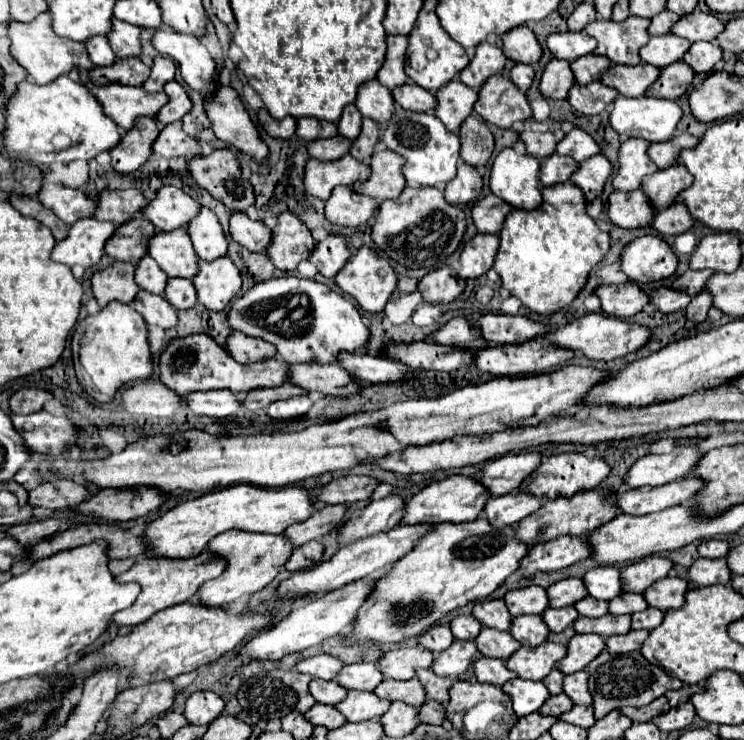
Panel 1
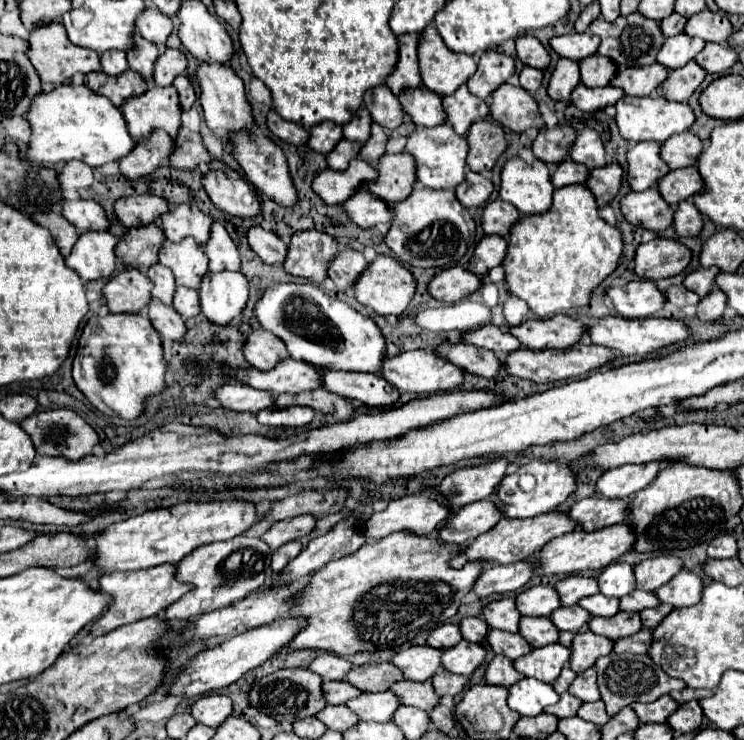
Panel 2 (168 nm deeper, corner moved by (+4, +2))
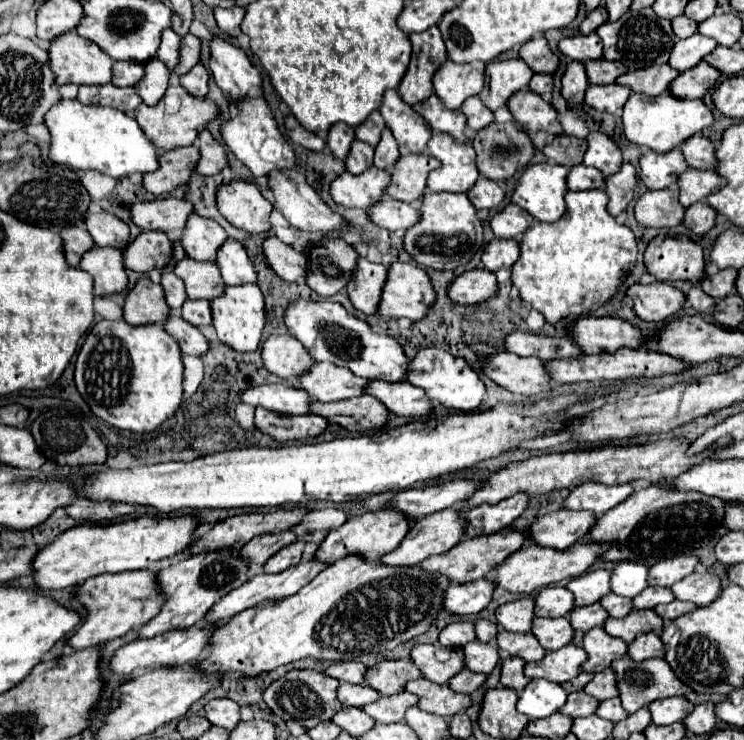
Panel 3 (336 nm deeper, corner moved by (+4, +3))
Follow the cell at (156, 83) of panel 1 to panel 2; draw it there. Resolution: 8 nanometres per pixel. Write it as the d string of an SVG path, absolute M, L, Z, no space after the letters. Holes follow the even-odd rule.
M165 49L157 61L155 61L155 71L153 71L153 83L159 87L171 85L177 75L181 75L187 67L187 59L181 51L177 49Z

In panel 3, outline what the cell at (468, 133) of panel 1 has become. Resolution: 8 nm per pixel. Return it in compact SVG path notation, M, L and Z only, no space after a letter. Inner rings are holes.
M505 122L505 124L491 124L485 130L479 130L477 136L473 138L473 148L477 152L477 168L481 172L481 176L491 178L495 182L499 180L509 180L515 176L517 170L523 170L535 156L535 146L527 134L525 138L525 130L515 122Z

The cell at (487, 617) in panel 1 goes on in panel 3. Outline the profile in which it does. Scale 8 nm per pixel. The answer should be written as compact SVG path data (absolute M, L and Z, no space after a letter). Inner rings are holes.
M523 596L521 600L499 606L497 622L509 632L529 632L535 618L535 598Z

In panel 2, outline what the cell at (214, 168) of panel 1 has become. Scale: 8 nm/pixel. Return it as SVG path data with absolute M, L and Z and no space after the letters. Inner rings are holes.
M209 171L201 179L209 199L233 217L255 217L259 213L259 199L251 183L243 179L229 179L225 171Z

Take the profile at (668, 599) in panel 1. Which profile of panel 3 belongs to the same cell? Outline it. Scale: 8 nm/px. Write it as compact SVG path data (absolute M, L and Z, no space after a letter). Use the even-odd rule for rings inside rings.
M693 572L689 578L683 578L673 588L677 600L689 600L697 606L709 606L721 596L721 578L709 572Z

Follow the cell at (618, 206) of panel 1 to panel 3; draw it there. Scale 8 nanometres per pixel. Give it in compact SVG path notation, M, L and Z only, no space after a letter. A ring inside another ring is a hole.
M677 188L649 190L635 204L635 218L641 226L673 228L683 222L685 208L679 202Z

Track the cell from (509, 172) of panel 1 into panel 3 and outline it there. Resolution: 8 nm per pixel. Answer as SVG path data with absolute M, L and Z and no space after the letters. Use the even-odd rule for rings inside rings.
M551 164L527 166L513 192L513 202L539 222L555 222L565 214L569 168Z

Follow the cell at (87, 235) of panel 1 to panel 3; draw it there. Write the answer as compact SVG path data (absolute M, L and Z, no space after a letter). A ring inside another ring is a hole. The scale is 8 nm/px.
M95 246L81 260L81 270L89 272L95 280L95 294L109 296L127 290L127 274L121 250L105 250Z

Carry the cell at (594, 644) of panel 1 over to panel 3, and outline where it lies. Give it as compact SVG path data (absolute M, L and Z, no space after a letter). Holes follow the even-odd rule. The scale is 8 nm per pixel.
M597 626L585 634L583 648L589 654L585 668L593 668L593 670L583 670L583 672L593 672L593 674L609 668L613 660L627 656L627 644L621 638L609 636L601 626Z

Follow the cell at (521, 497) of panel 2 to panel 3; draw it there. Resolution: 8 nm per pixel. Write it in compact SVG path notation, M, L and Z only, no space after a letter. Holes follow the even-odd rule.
M515 494L511 498L501 500L495 506L477 506L465 514L467 526L465 526L465 538L483 536L483 534L495 534L507 526L513 524L515 518L523 514L527 508L529 496L527 494Z

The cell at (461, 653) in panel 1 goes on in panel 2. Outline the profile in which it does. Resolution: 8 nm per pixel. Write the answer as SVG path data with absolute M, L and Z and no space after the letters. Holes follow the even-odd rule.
M459 641L457 645L449 647L441 655L441 665L451 673L471 675L485 659L485 649L481 643Z

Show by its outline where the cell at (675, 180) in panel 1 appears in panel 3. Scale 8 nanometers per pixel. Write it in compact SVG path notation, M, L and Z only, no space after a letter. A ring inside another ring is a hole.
M689 168L685 174L681 174L677 186L679 186L679 200L683 206L691 206L695 202L705 200L711 192L723 188L727 180L719 176L715 170L695 170Z

